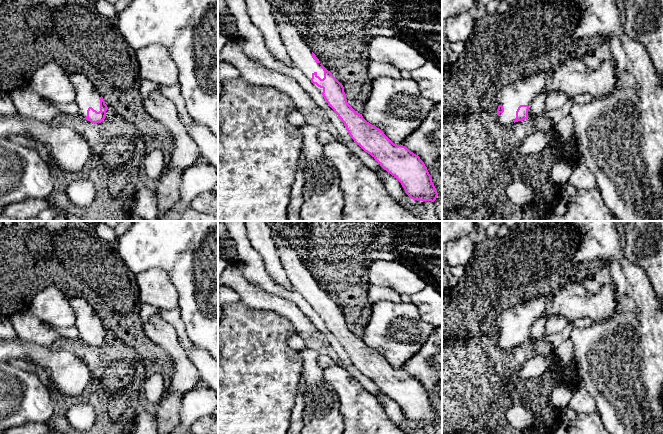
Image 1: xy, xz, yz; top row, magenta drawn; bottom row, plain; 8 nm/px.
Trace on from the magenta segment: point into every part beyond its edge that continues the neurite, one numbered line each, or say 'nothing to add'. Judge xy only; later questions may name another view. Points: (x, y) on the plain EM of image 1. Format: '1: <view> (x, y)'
1: xy (87, 319)

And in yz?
1: yz (522, 316)

